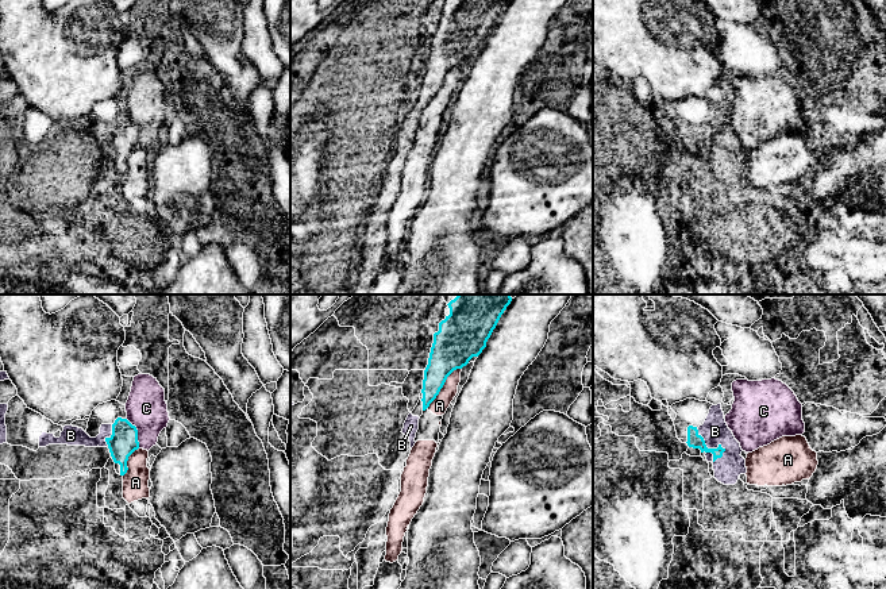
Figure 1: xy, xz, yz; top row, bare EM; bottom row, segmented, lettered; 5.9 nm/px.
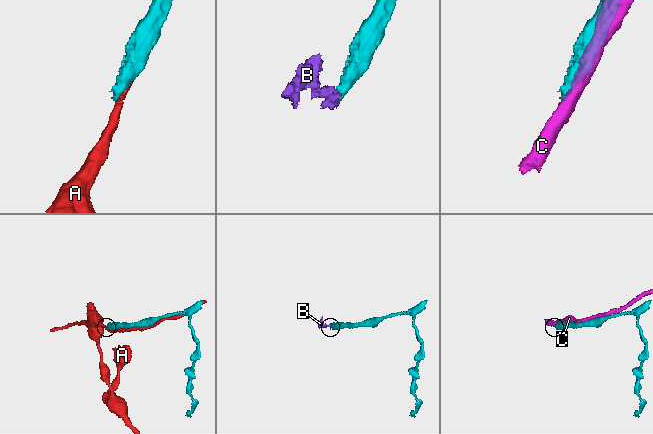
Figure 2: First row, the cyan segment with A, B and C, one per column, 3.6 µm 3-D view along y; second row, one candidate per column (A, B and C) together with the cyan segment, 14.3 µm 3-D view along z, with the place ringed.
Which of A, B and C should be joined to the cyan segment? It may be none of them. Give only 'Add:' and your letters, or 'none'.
Add: B

